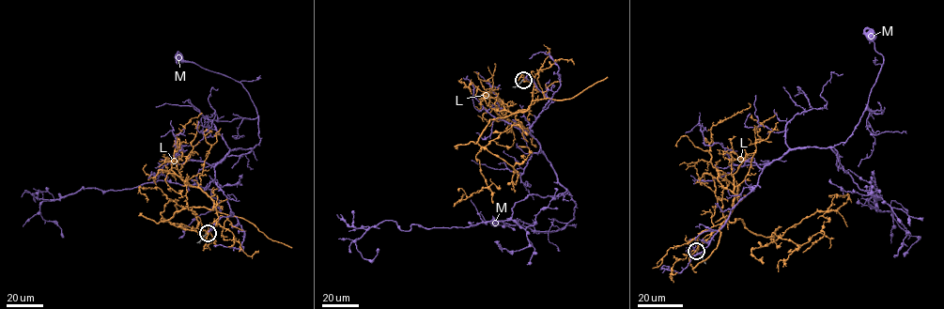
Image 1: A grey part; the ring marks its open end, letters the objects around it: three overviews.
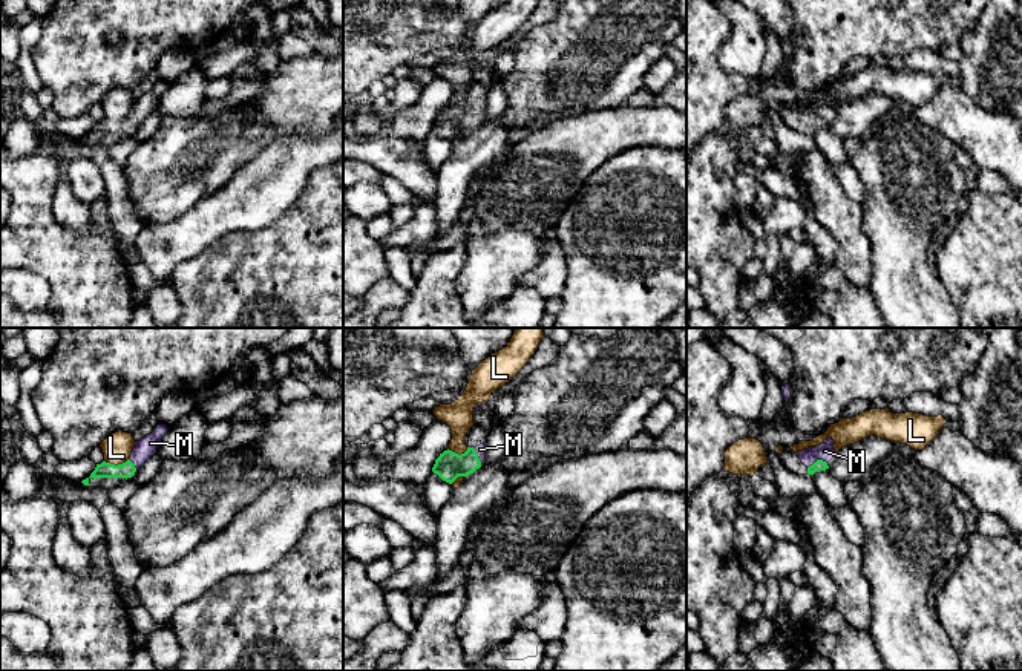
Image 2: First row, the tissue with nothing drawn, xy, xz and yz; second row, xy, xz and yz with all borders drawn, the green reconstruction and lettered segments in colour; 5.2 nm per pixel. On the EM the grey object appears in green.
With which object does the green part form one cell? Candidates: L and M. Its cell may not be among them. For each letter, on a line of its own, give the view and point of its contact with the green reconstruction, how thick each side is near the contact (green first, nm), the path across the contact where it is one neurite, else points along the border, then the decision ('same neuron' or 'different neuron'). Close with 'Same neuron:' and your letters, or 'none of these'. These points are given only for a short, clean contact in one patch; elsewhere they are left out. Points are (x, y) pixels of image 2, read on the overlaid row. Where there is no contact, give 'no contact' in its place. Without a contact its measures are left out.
L: meets green in xy at (118, 464); 90 nm thick on the green side, 160 nm on the other; border along xy (129, 458), (117, 464), (104, 461); different neuron
M: meets green in yz at (817, 460); 60 nm thick on the green side, 90 nm on the other; runs through yz (818, 464), (817, 460), (825, 451); same neuron
Same neuron: M

